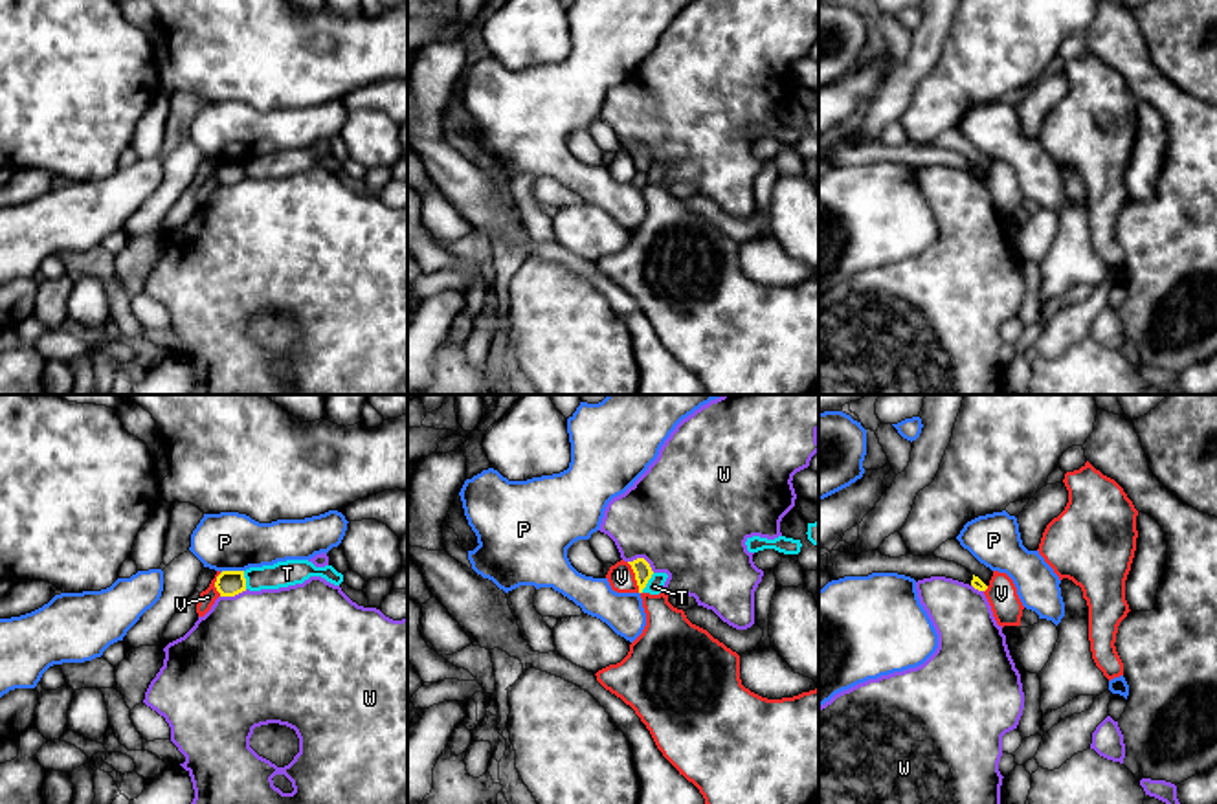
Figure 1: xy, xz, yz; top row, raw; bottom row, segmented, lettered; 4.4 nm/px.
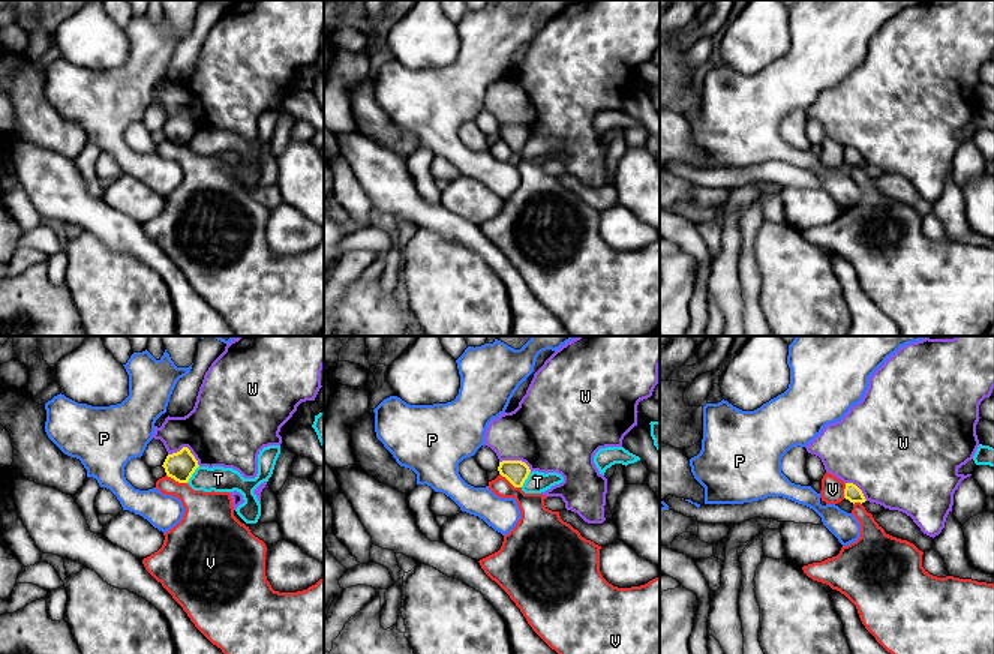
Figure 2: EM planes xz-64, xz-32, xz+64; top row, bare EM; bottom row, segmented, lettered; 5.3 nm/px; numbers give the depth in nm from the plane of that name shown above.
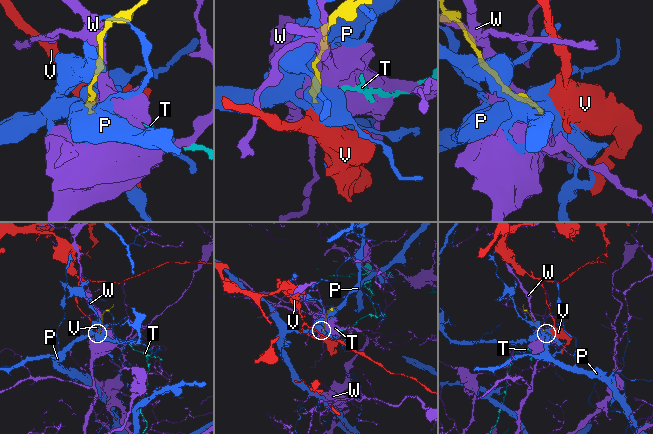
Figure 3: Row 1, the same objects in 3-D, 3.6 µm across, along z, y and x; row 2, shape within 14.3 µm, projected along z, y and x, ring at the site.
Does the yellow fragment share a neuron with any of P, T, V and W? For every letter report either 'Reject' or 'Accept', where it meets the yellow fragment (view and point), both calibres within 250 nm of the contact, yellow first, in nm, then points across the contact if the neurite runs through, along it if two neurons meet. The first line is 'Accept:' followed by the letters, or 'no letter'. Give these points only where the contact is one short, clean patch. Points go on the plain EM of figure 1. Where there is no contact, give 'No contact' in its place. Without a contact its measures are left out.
Accept: no letter
P: Reject. Touches yellow at xy (232, 160). Thickness 110 nm (yellow) against 260 nm
T: Reject. Touches yellow at xz (647, 171). Thickness 80 nm (yellow) against 70 nm. Boundary: xz (654, 162), (641, 180)
V: Reject. Touches yellow at xz (636, 167). Thickness 80 nm (yellow) against 120 nm. Boundary: xz (626, 151), (641, 182)
W: Reject. Touches yellow at xz (643, 147). Thickness 80 nm (yellow) against 500 nm

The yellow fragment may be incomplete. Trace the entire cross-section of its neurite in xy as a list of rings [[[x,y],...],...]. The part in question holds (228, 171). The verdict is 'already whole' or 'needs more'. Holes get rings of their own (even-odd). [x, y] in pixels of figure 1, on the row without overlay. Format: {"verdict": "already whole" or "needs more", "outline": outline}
{"verdict": "already whole", "outline": [[[222,160],[217,165],[215,176],[220,182],[220,185],[235,185],[246,180],[244,160]]]}

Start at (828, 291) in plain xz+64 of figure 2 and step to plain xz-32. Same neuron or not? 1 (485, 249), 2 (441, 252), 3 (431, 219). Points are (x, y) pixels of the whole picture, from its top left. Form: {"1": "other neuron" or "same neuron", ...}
{"1": "other neuron", "2": "same neuron", "3": "other neuron"}

